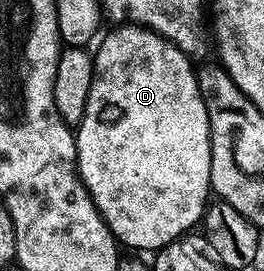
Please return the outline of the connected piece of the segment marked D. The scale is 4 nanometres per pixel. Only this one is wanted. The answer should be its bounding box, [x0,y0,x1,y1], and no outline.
[76,23,211,251]

